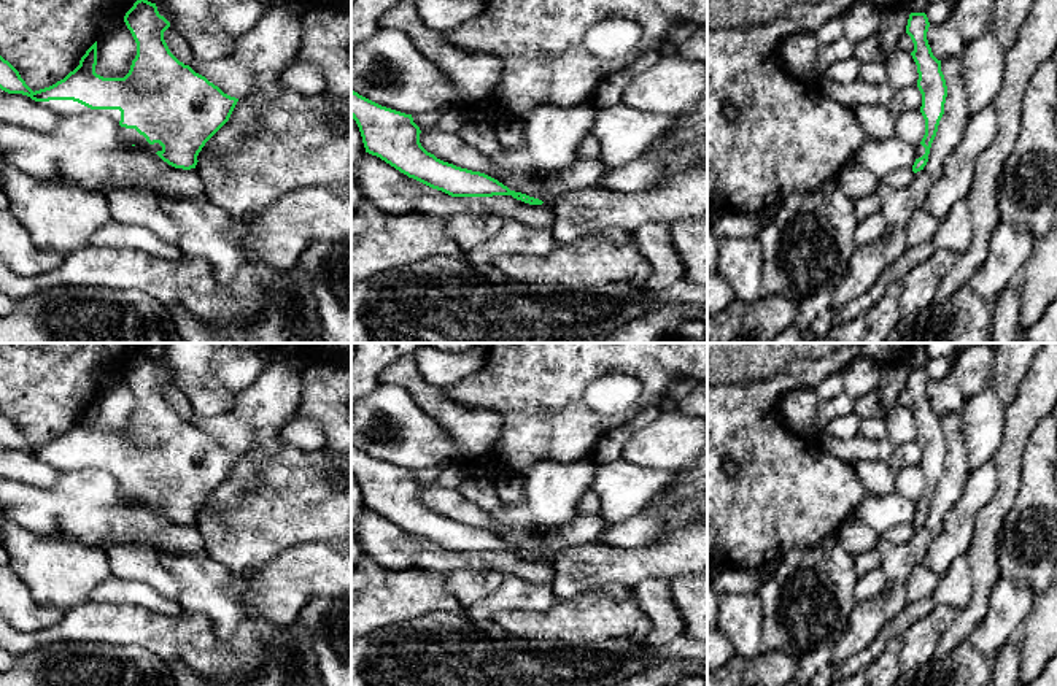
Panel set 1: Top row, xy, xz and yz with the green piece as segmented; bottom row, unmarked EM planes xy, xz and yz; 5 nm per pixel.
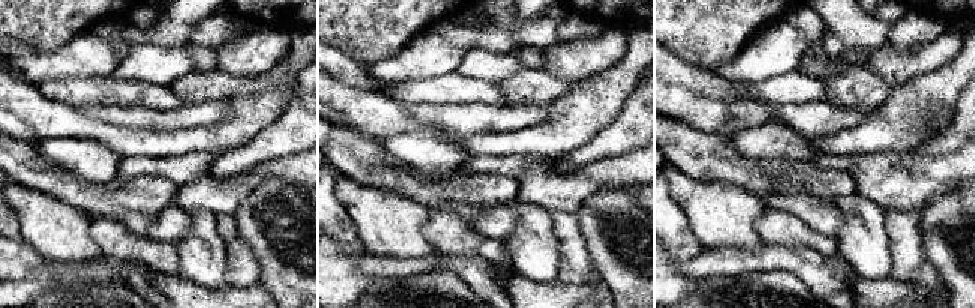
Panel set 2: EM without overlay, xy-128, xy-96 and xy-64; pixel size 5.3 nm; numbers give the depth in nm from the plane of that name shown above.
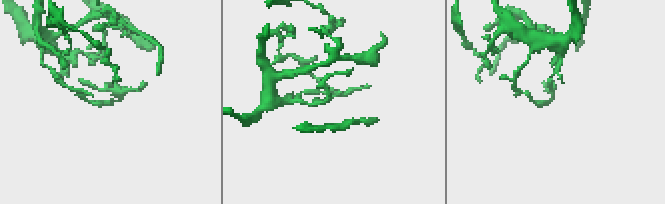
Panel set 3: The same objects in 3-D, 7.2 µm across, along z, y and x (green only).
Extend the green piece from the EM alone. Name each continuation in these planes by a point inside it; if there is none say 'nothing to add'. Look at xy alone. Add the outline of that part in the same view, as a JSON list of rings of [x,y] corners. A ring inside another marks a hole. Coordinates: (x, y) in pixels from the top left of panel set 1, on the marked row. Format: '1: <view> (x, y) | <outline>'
1: xy (62, 108) | [[[49,100],[49,102],[38,102],[38,103],[54,111],[59,118],[79,114],[79,113],[103,113],[110,116],[118,125],[121,121],[119,110],[91,110],[73,100]],[[119,125],[119,141],[122,145],[135,145],[140,149],[148,151],[148,152],[162,151],[162,146],[159,143],[149,145],[146,138],[140,135],[135,129],[126,129],[121,125]]]

